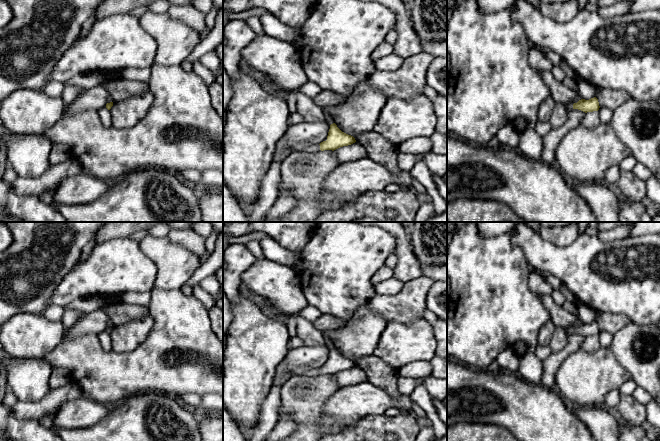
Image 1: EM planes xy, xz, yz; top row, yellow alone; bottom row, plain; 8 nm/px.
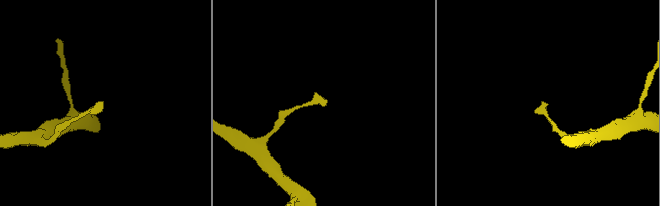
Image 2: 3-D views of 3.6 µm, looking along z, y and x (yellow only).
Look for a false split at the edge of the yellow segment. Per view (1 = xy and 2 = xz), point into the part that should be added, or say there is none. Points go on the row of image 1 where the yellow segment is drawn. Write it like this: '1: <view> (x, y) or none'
1: none
2: xz (328, 118)

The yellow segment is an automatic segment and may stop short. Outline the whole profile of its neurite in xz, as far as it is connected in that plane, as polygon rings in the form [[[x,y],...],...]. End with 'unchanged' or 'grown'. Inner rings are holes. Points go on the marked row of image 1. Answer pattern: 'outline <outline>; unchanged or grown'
outline [[[323,109],[326,121],[330,124],[327,140],[321,142],[320,150],[336,150],[343,146],[348,146],[356,142],[355,138],[342,132],[334,123],[332,117]]]; grown

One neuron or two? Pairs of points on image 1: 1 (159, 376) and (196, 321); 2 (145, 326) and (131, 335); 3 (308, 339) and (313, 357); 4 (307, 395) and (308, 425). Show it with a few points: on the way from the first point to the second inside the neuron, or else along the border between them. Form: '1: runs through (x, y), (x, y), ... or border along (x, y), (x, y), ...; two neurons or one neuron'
1: runs through (157, 361), (157, 354), (181, 330); one neuron
2: runs through (142, 328), (134, 332); one neuron
3: border along (325, 343), (304, 346); two neurons
4: runs through (307, 402), (308, 418); one neuron

